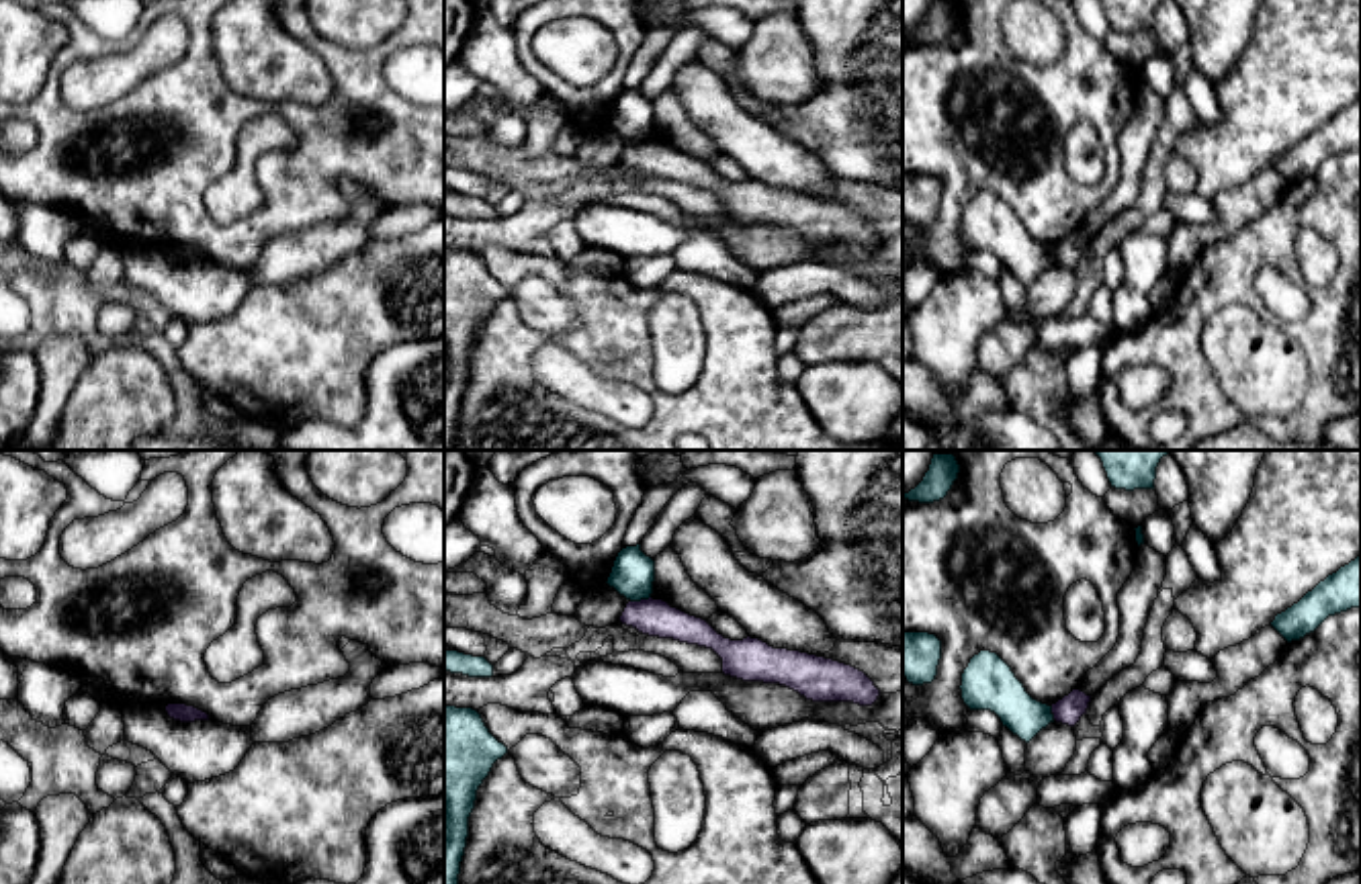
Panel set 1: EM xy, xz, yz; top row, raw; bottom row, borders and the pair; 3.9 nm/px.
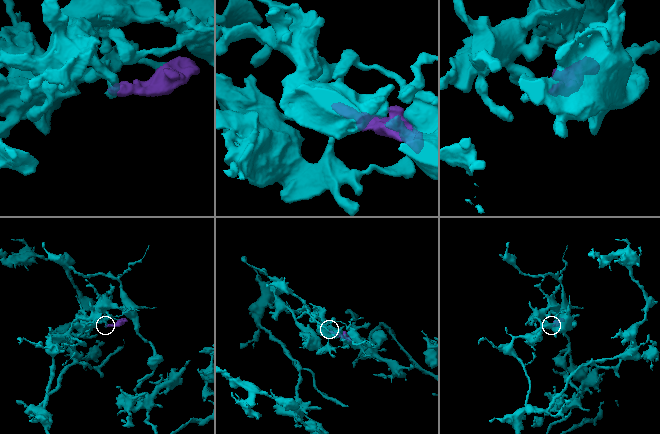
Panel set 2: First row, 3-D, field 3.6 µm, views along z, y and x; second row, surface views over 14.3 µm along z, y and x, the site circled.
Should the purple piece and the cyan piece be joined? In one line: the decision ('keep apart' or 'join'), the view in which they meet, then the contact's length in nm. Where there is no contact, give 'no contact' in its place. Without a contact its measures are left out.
keep apart | xz | 80 nm

